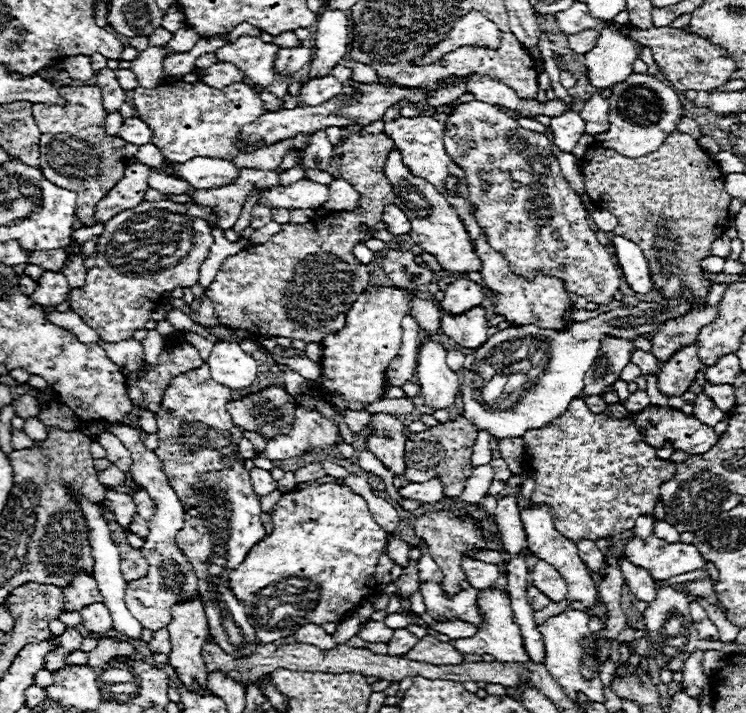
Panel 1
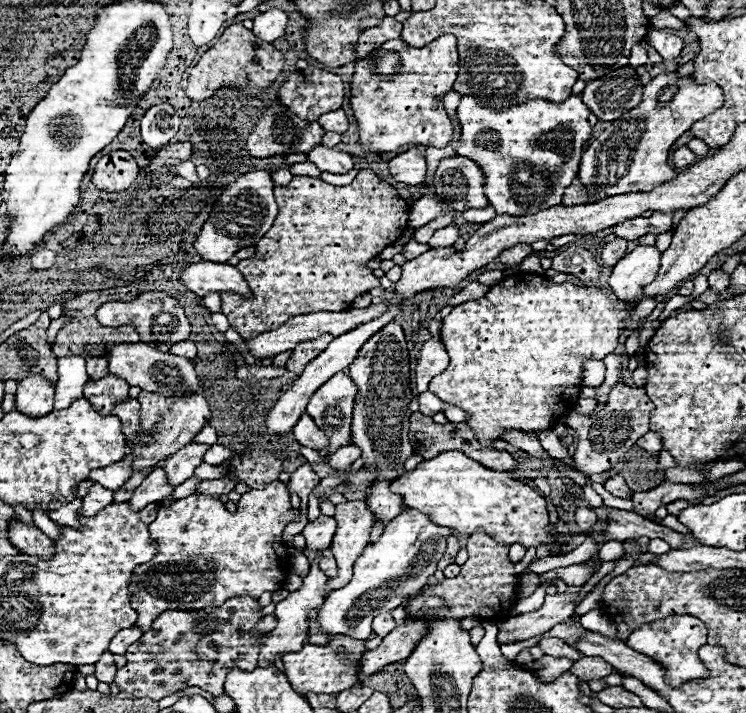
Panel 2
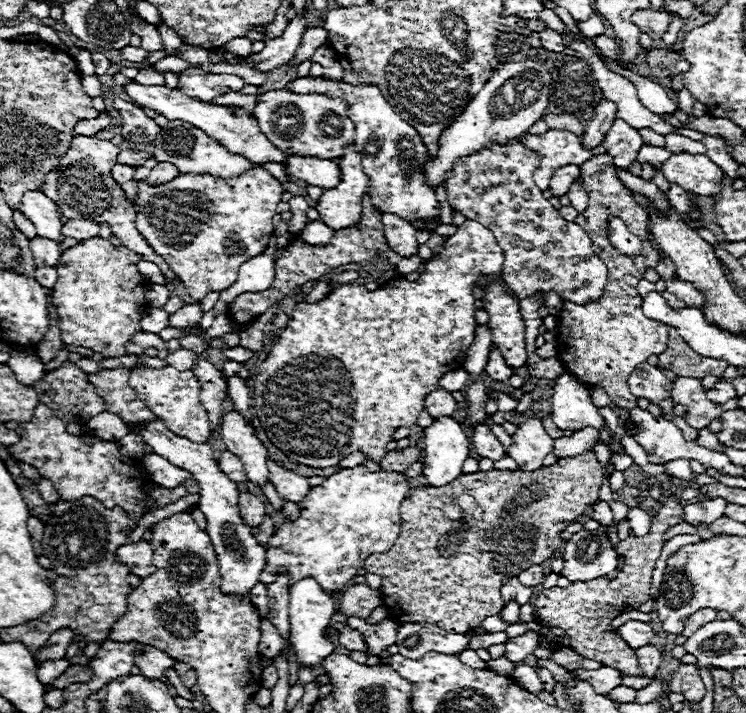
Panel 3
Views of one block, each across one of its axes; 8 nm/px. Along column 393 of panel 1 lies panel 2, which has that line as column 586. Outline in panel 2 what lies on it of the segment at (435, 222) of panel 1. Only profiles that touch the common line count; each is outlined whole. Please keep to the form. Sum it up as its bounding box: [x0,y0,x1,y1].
[578,72,722,202]

